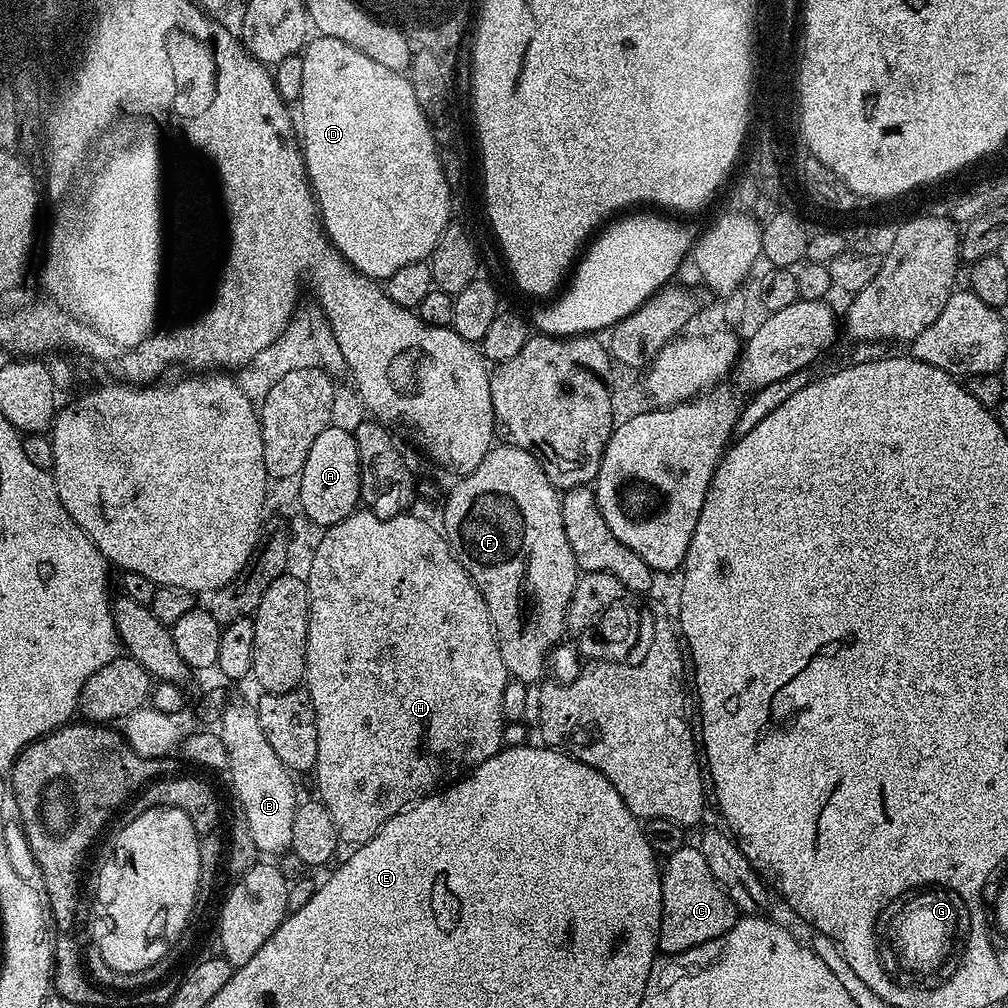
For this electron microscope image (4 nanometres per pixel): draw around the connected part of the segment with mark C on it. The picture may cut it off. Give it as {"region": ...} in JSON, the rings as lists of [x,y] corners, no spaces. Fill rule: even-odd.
{"region":[[[685,846],[667,856],[662,864],[660,885],[664,907],[658,945],[661,953],[685,952],[702,942],[725,936],[736,925],[738,909],[722,886],[718,886],[714,874],[710,874],[710,866],[706,866],[706,858],[702,858],[699,847]]]}

